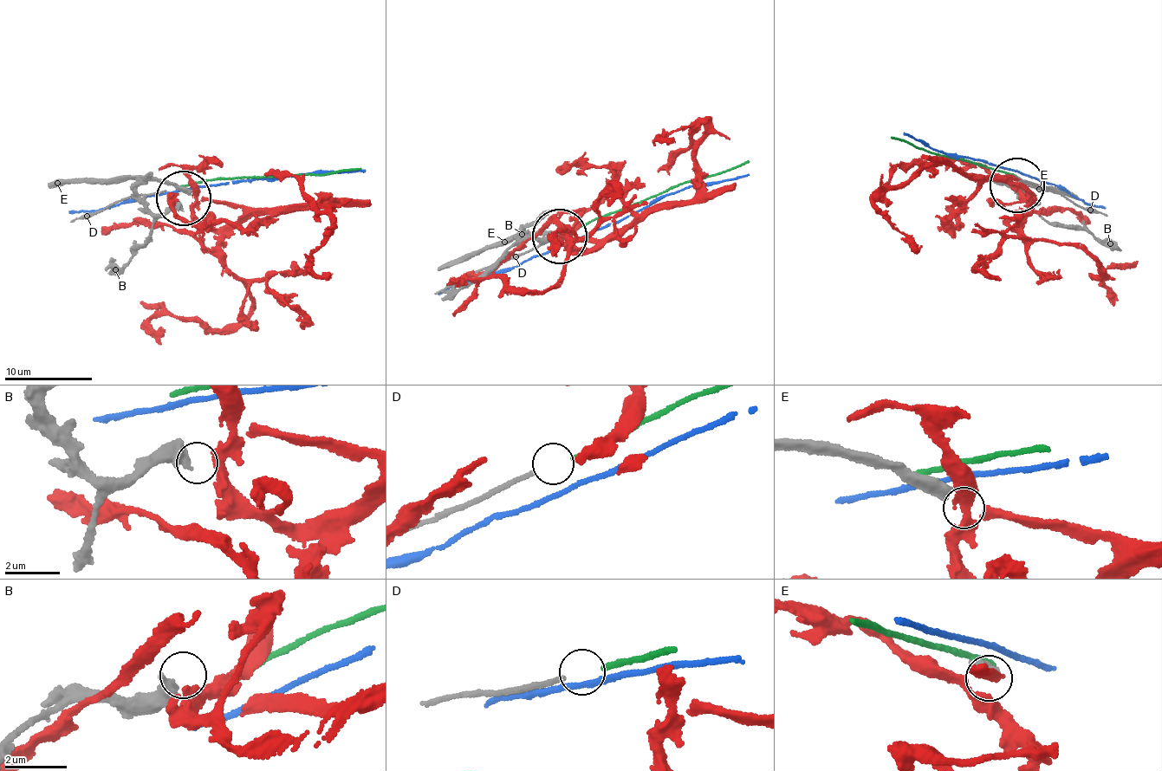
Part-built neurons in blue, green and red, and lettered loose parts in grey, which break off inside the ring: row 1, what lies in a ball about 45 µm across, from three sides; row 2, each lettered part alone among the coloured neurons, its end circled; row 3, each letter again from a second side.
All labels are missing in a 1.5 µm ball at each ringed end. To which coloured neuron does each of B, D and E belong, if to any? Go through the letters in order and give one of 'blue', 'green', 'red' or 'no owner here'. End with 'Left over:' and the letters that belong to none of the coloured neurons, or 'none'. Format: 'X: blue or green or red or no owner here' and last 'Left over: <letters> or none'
B: no owner here
D: green
E: red
Left over: B

